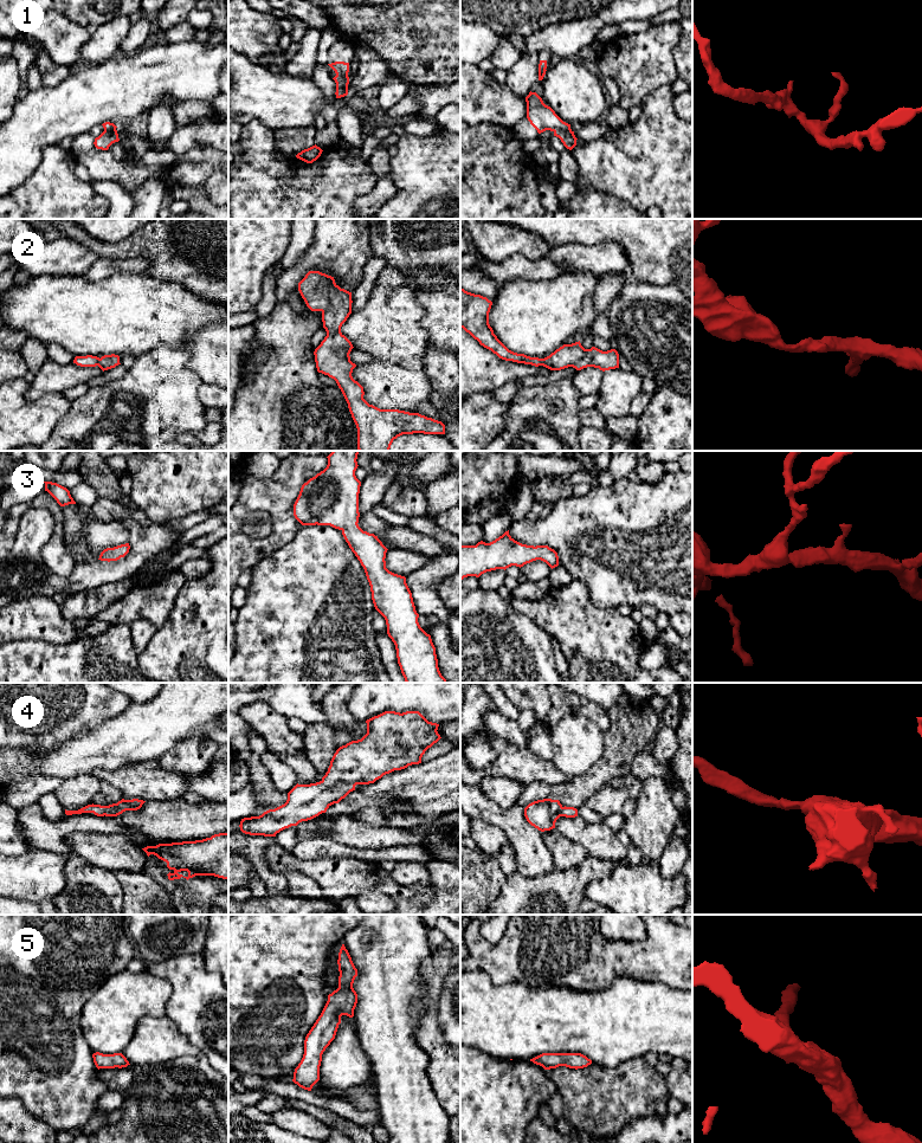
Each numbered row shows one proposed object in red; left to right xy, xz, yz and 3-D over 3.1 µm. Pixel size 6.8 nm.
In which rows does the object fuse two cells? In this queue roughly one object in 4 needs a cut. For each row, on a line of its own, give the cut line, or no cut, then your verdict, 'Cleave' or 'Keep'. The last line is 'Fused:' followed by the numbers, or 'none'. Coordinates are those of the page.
1: No split. Keep
2: No split. Keep
3: No split. Keep
4: No split. Keep
5: No split. Keep
Fused: none

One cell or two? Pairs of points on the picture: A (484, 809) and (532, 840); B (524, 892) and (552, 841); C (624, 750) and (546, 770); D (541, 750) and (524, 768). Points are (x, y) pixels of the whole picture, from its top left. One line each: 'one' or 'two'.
A: one
B: two
C: two
D: two

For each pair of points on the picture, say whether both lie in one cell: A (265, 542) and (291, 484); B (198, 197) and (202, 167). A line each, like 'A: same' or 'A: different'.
A: same
B: same

